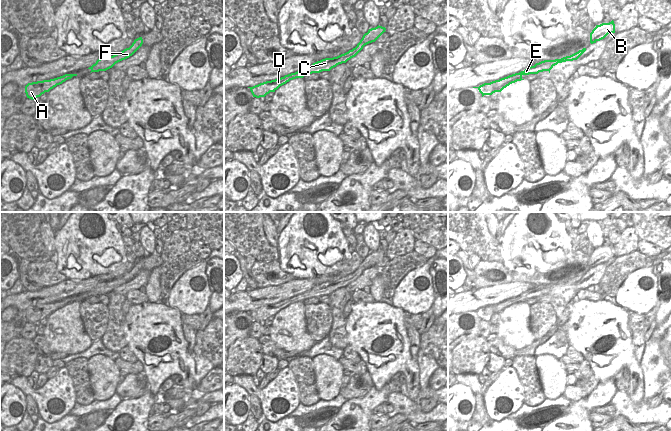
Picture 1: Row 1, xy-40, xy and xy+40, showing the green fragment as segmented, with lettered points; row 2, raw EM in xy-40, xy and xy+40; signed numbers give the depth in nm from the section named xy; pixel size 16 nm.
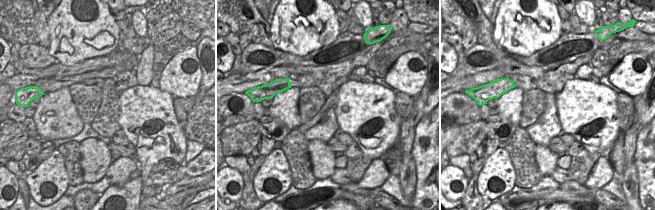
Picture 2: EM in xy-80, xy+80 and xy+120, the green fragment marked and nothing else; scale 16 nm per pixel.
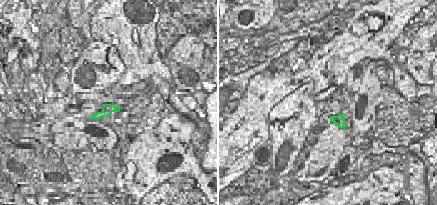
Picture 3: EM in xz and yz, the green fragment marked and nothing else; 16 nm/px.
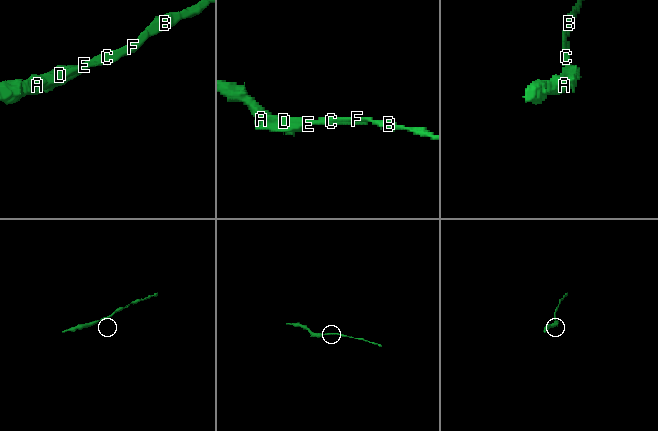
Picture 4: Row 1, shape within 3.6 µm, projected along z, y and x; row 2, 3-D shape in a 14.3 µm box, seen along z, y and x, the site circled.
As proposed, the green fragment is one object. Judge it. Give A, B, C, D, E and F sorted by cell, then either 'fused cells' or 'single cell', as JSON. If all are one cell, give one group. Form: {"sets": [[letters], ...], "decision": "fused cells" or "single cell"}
{"sets": [["A", "B", "C", "D", "E", "F"]], "decision": "single cell"}

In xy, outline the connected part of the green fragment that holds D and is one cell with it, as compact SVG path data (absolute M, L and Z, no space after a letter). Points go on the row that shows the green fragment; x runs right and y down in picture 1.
M377 26L375 28L371 28L365 33L357 44L355 48L349 50L348 52L341 54L337 57L333 58L325 58L320 61L313 63L311 66L297 71L295 73L291 73L285 75L284 77L266 81L255 85L253 87L248 87L253 95L253 97L260 98L265 97L270 92L275 92L280 86L286 84L290 80L296 78L303 78L304 76L312 73L320 73L322 71L330 71L332 68L336 67L339 64L346 63L351 58L355 57L365 45L375 42L385 31L386 28L382 26Z

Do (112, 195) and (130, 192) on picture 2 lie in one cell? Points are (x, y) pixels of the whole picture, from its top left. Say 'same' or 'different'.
same

